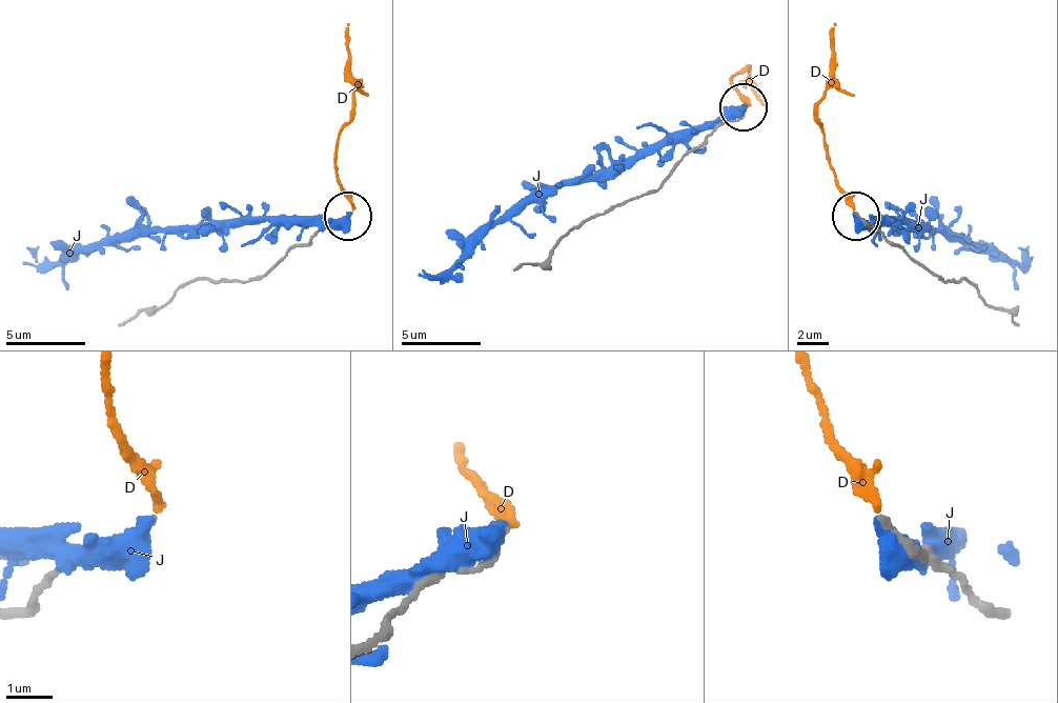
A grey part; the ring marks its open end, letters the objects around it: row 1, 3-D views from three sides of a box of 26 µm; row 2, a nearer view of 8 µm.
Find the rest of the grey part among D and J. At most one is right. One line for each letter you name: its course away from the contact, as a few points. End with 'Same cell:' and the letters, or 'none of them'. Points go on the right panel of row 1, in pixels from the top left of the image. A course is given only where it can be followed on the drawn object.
Same cell: none of them

